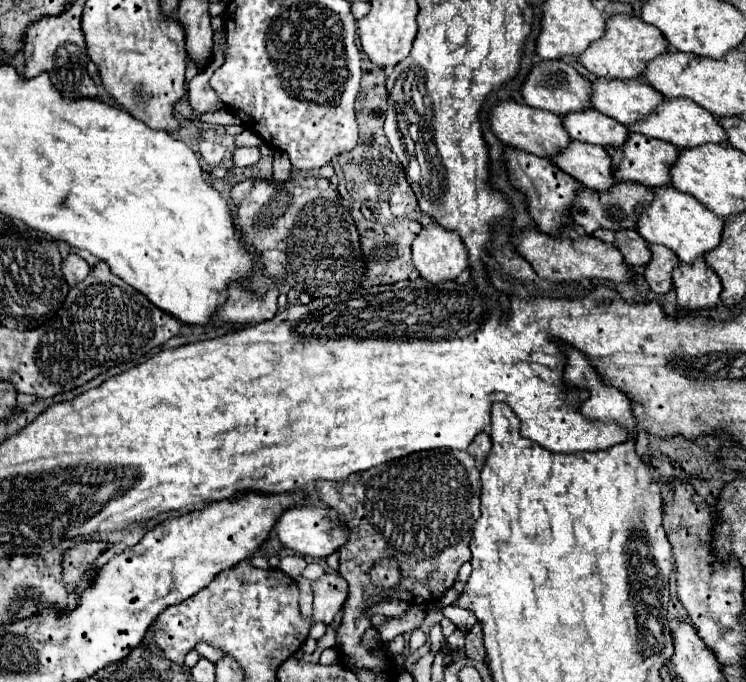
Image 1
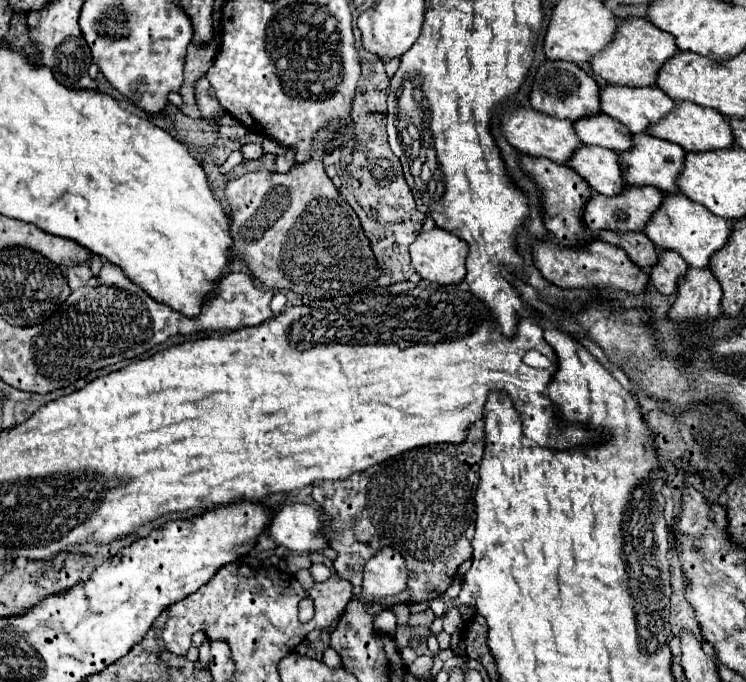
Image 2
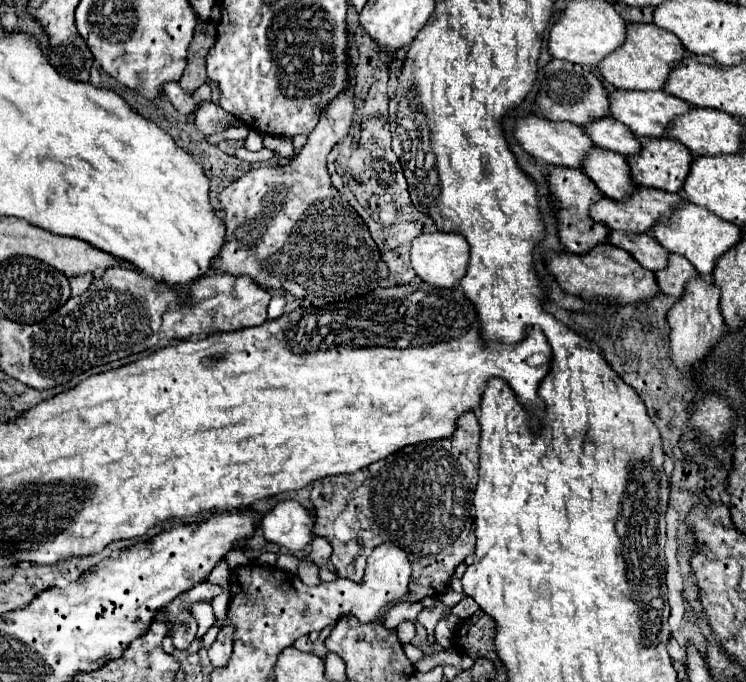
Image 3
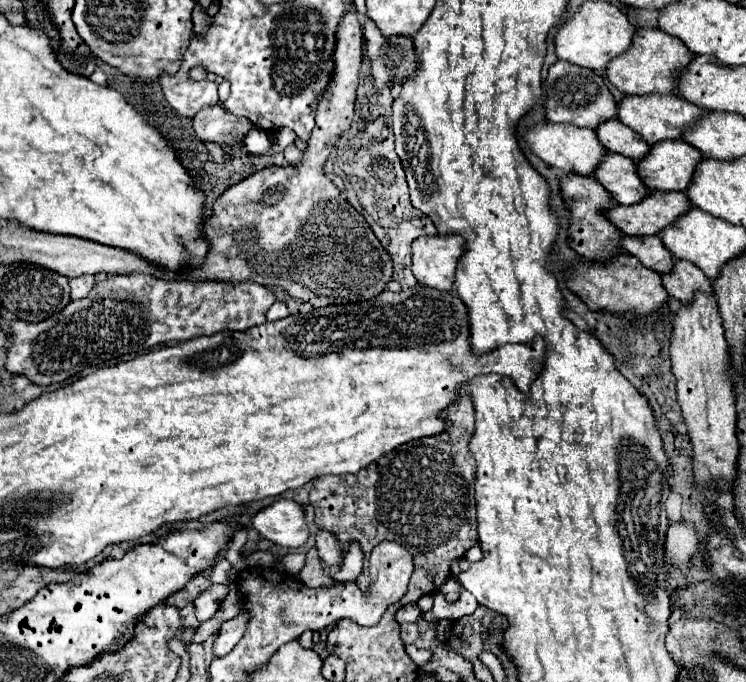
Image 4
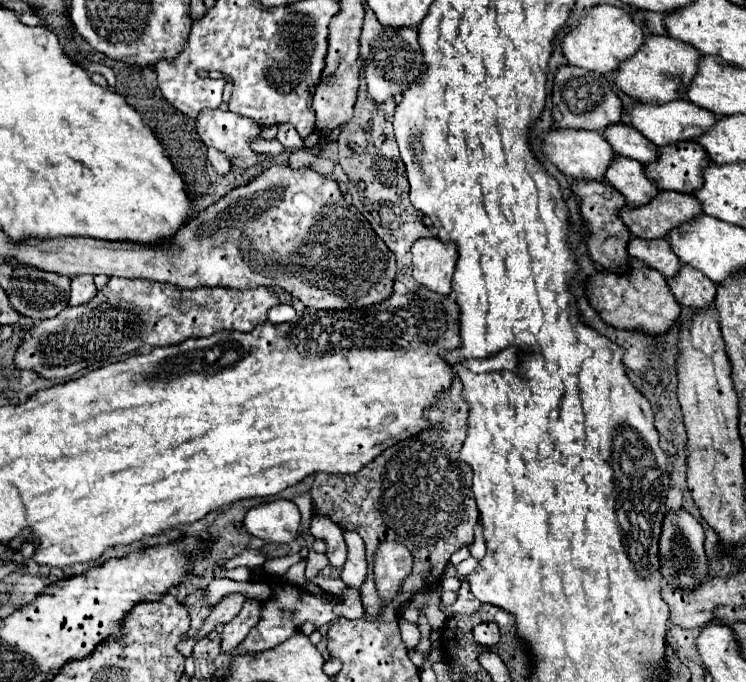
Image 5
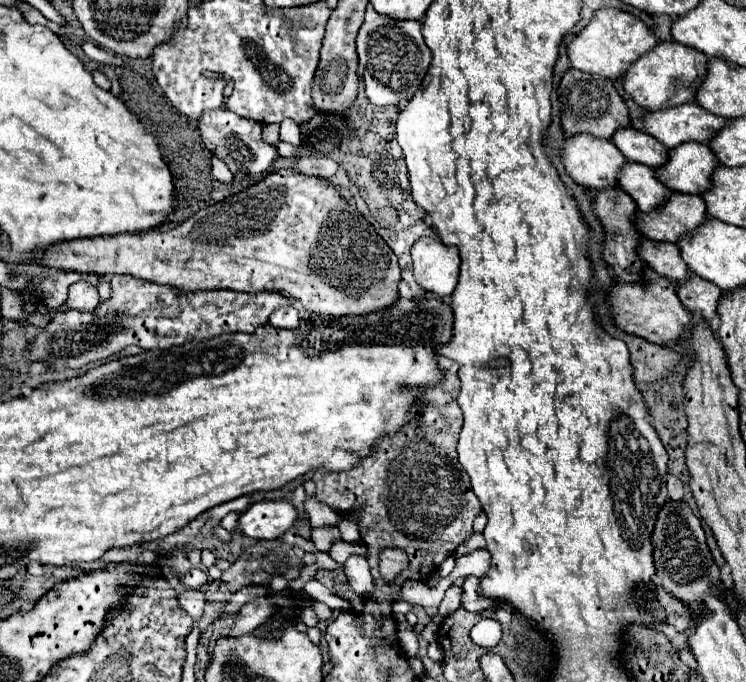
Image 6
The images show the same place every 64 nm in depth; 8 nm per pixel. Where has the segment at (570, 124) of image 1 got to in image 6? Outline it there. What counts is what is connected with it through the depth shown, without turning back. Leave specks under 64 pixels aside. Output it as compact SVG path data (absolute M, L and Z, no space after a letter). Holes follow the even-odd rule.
M632 126L618 130L612 136L612 142L630 162L638 162L650 168L660 168L668 162L668 148L650 134L640 132Z

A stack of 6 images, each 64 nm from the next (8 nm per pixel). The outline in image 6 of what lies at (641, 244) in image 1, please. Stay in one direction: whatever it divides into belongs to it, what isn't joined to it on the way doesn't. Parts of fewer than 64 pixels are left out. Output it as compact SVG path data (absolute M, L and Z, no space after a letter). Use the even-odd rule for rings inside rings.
M644 240L644 248L640 248L640 256L644 262L656 270L658 274L676 280L676 284L688 282L688 266L680 256L680 248L670 242L652 242Z

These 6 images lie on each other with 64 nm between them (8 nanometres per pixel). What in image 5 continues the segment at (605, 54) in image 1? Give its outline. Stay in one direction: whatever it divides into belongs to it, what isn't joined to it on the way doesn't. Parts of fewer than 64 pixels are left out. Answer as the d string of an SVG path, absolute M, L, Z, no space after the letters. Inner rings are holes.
M646 36L640 52L624 62L616 70L616 84L622 92L632 96L644 104L666 104L672 100L686 98L686 90L696 76L696 68L700 64L700 52L680 40L670 36Z

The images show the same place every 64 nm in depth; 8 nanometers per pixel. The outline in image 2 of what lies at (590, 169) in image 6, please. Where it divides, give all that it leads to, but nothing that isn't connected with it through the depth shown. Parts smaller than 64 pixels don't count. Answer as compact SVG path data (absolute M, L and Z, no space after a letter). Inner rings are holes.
M520 108L514 112L506 112L502 116L502 130L508 142L518 148L520 152L536 158L548 158L556 164L568 164L570 158L576 154L578 148L584 146L584 142L578 138L574 124L568 120L556 120L552 116L544 116L532 108Z

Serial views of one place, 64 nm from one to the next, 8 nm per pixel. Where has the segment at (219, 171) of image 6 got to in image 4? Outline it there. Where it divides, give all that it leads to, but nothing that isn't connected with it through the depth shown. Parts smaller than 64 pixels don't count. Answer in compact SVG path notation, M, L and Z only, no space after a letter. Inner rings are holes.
M207 142L205 145L206 145L207 150L209 151L211 160L218 167L222 168L226 161L226 156L222 148L214 142Z

